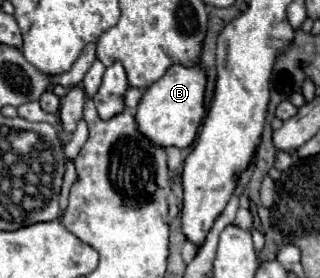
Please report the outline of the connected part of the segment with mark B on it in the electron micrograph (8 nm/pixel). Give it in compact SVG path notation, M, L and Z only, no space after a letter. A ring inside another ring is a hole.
M198 64L170 66L160 80L156 80L150 88L146 88L138 104L136 122L140 124L140 132L144 132L144 136L148 136L152 144L160 144L164 148L166 146L188 148L194 142L198 126L206 114L204 92L206 92L206 72Z

